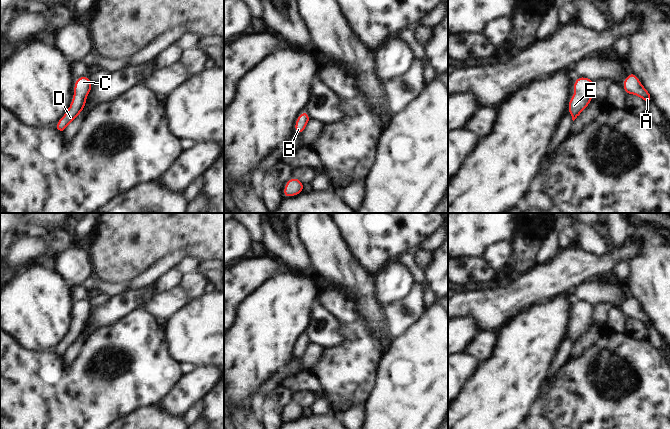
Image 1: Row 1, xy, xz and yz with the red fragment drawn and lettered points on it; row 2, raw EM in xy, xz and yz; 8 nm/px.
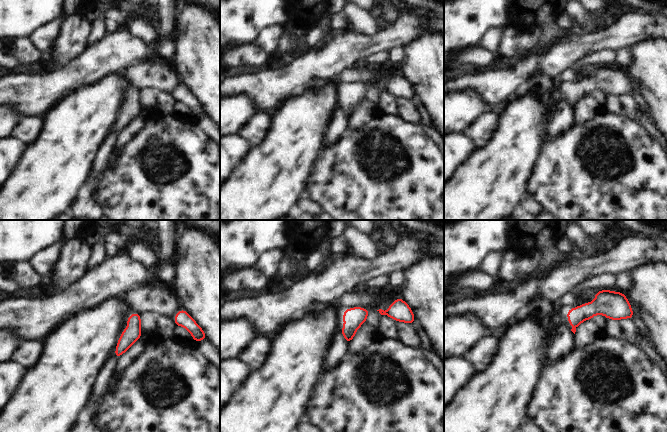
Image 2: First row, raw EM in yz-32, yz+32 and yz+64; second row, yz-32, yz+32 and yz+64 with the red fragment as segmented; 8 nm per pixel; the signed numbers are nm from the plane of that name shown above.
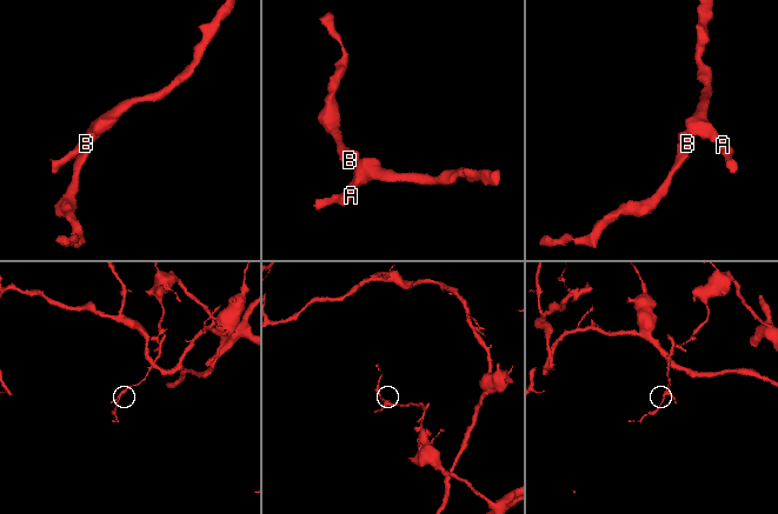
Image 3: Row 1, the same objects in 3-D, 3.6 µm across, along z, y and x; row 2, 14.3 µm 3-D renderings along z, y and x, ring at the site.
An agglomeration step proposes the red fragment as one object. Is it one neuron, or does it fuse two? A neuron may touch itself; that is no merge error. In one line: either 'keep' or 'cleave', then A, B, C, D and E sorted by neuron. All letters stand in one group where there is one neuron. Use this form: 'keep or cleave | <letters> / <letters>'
keep | A B C D E

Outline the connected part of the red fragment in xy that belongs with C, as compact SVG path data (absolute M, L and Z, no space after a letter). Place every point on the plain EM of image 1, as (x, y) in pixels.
M77 301L74 310L74 321L72 327L65 337L65 339L58 345L55 352L58 356L63 357L70 346L72 346L80 336L83 335L86 320L90 318L92 309L90 307L90 301Z

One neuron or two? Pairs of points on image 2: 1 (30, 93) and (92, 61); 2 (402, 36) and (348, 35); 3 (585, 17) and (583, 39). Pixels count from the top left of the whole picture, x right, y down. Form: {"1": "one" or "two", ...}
{"1": "one", "2": "one", "3": "two"}

